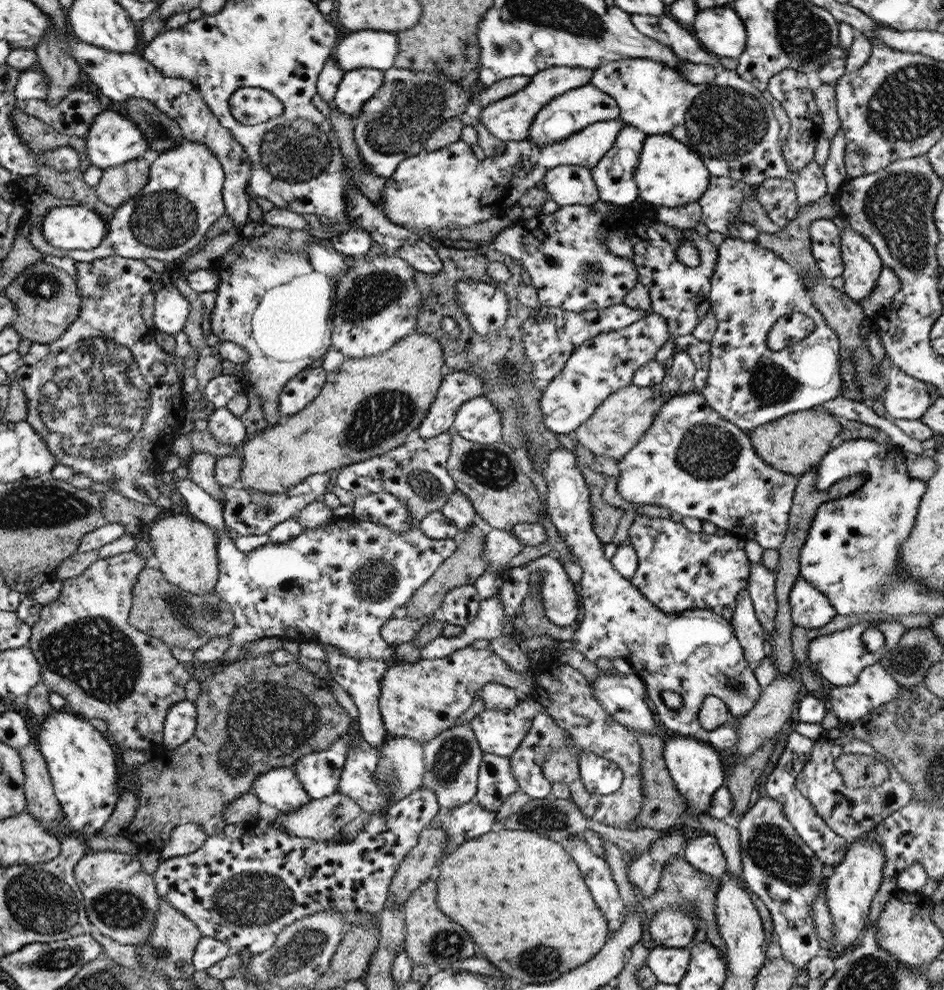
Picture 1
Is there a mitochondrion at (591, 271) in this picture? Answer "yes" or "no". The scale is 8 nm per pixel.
yes

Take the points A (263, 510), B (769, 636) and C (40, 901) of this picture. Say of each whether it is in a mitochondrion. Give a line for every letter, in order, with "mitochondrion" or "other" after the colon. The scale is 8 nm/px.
A: mitochondrion
B: other
C: mitochondrion

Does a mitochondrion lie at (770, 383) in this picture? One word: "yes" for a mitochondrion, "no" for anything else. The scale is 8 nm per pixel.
yes

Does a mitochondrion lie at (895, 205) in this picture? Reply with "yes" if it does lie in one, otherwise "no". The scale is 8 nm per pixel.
yes

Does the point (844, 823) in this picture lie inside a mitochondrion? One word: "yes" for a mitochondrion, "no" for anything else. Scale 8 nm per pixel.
no

